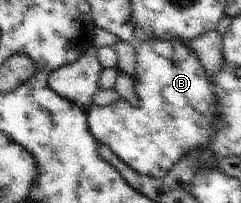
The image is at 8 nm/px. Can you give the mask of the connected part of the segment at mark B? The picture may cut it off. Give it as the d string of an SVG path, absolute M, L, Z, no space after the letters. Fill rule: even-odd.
M170 38L170 40L144 40L134 42L136 49L136 74L134 93L138 98L138 106L119 98L110 106L98 106L91 104L87 107L87 121L89 131L96 140L108 146L120 160L131 166L136 172L151 177L163 177L184 156L199 150L206 150L212 136L212 124L216 116L220 114L220 108L216 108L214 98L214 84L212 73L208 72L194 50L186 46L182 38Z

